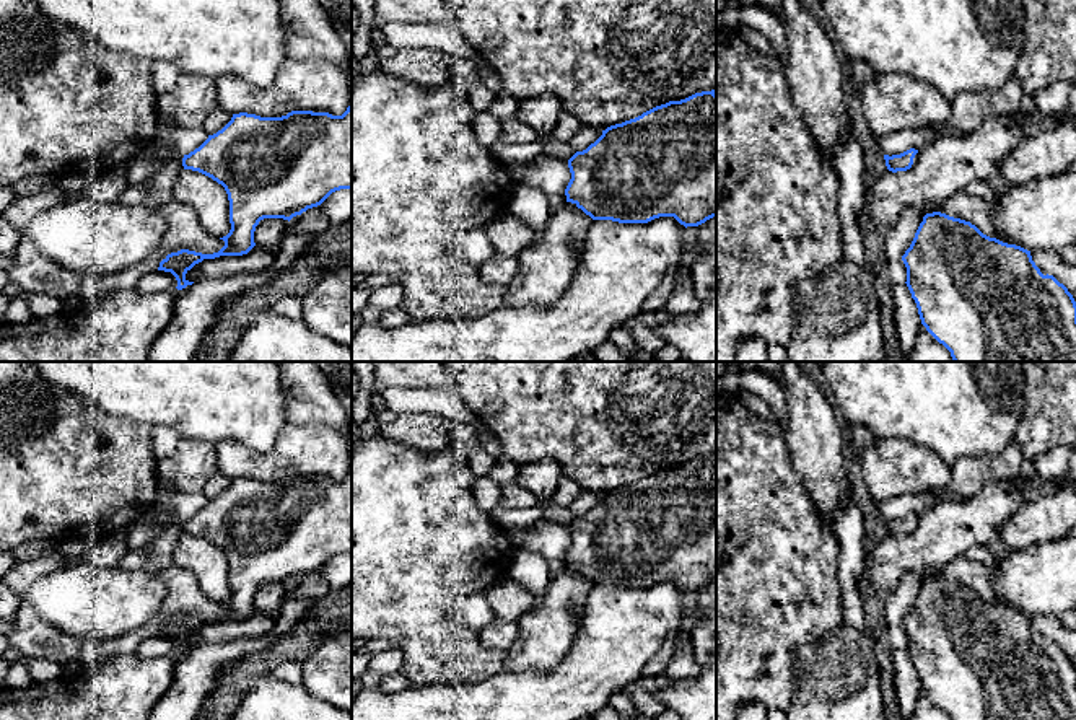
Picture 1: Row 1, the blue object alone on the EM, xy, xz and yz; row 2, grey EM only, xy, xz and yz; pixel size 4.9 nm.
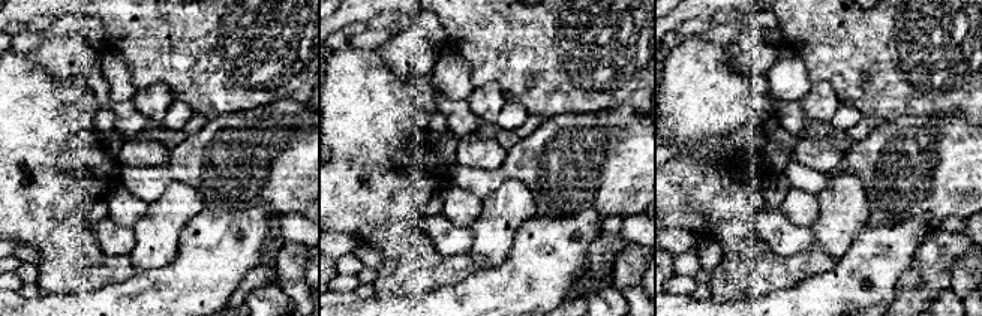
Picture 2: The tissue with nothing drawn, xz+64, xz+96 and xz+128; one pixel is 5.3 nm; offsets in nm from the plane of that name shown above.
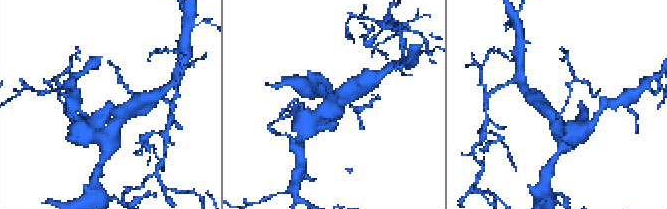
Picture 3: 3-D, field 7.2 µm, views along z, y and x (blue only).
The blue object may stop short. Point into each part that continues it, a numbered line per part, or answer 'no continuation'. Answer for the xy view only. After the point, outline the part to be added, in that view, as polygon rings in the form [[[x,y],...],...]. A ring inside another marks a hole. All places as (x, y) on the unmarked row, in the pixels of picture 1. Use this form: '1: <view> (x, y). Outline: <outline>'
1: xy (144, 531). Outline: [[[156,503],[135,523],[129,533],[127,546],[130,549],[143,547],[153,541],[158,526],[176,525],[182,529],[182,523],[182,518]]]

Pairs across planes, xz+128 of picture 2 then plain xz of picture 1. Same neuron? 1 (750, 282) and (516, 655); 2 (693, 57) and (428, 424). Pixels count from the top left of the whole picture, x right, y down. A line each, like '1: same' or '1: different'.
1: different
2: different

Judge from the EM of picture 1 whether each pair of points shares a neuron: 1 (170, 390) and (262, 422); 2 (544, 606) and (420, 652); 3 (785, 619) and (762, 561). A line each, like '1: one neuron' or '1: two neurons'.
1: one neuron
2: two neurons
3: one neuron

